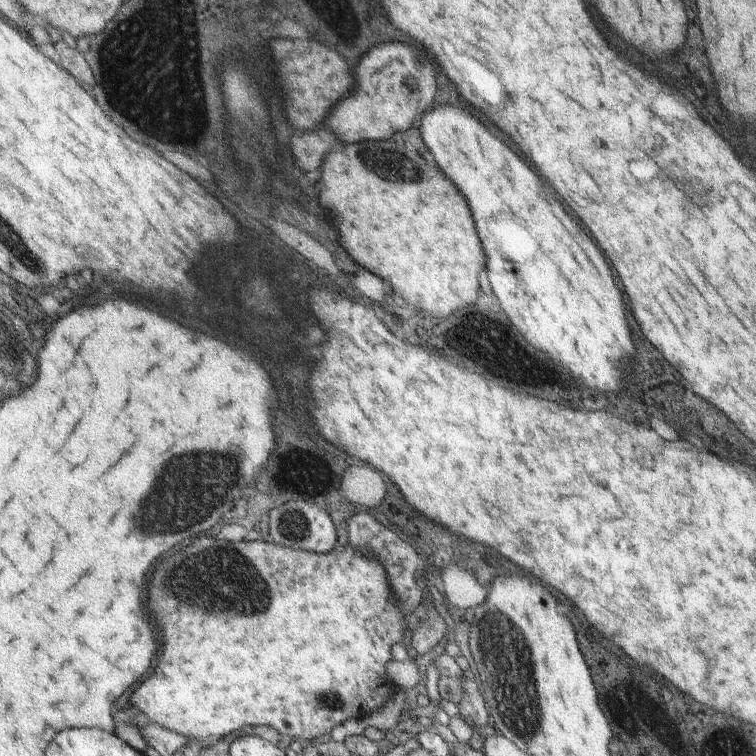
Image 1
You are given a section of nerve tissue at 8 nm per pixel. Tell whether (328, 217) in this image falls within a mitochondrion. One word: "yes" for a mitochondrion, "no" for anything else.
no

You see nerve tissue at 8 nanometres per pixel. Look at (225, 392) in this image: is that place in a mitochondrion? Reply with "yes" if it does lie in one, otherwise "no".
no

